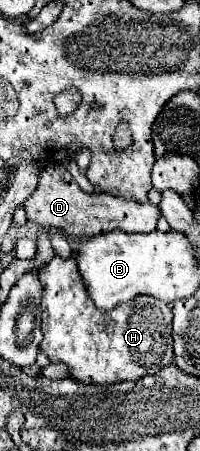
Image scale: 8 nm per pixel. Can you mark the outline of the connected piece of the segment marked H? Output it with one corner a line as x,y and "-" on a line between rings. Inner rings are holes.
53,257
39,273
39,281
43,285
43,341
39,351
49,357
51,363
65,363
69,367
69,377
83,385
113,385
117,381
135,381
143,375
153,375
167,367
173,361
173,337
171,337
171,309
165,301
155,297
135,297
135,301
123,303
115,307
111,313
99,313
79,279
79,271
75,259

